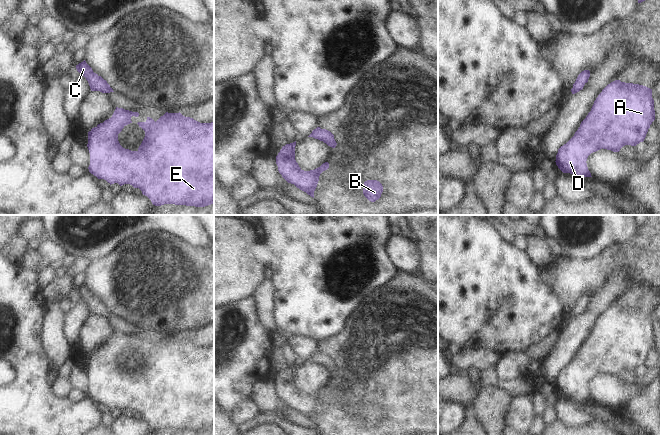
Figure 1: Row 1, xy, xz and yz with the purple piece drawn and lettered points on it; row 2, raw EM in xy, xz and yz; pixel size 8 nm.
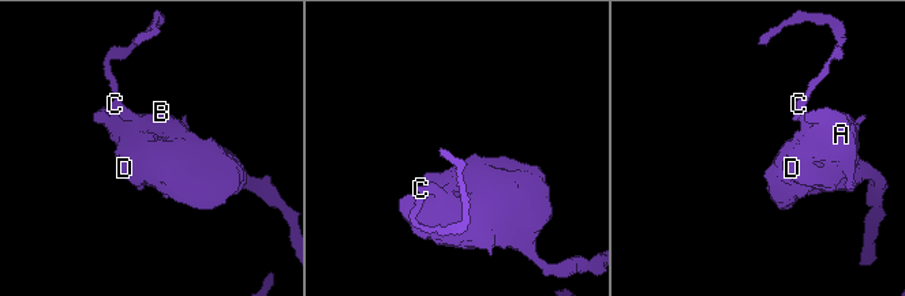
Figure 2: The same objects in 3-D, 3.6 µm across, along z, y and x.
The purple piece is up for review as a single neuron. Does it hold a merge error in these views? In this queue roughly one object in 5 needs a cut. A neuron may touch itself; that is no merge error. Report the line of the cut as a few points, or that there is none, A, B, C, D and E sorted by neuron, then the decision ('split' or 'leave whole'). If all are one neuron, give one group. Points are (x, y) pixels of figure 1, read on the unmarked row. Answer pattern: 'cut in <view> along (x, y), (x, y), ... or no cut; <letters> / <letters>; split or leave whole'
no cut; A B C D E; leave whole

